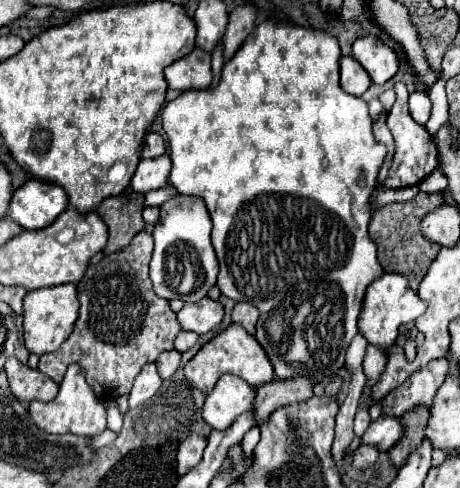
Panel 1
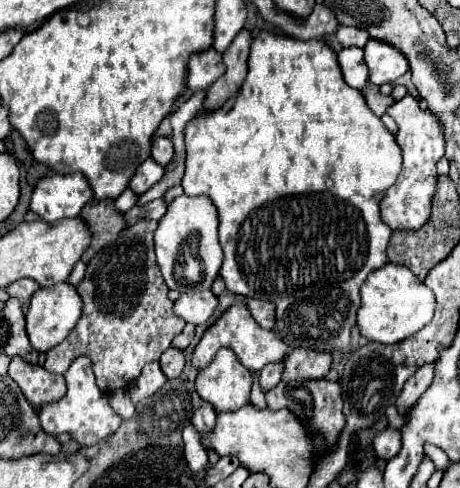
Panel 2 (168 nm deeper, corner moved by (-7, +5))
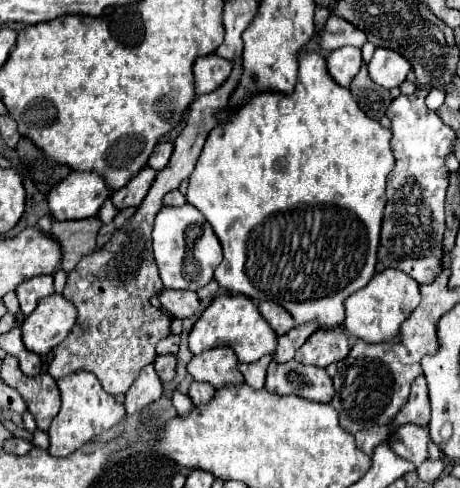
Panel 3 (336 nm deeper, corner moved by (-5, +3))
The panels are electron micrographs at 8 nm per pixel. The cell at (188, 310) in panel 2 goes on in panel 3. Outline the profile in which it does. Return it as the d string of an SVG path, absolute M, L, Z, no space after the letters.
M161 289L159 301L167 313L171 313L177 319L191 317L199 309L199 297L195 291L171 291L171 289Z

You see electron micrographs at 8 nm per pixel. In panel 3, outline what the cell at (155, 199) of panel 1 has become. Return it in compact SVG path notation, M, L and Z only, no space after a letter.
M107 199L105 205L103 205L101 211L99 211L99 219L101 219L101 223L103 223L103 225L105 225L105 223L111 223L115 215L117 215L117 209L115 209L115 205L111 203L111 199Z

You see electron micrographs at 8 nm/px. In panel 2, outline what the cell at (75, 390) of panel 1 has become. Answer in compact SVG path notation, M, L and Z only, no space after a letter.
M77 357L71 367L65 373L67 379L67 393L49 405L41 407L41 427L51 433L51 435L61 435L61 433L69 433L77 443L81 443L83 447L95 445L101 439L113 435L119 425L121 425L121 417L109 407L107 395L95 385L95 375L91 369L91 359L87 357Z

